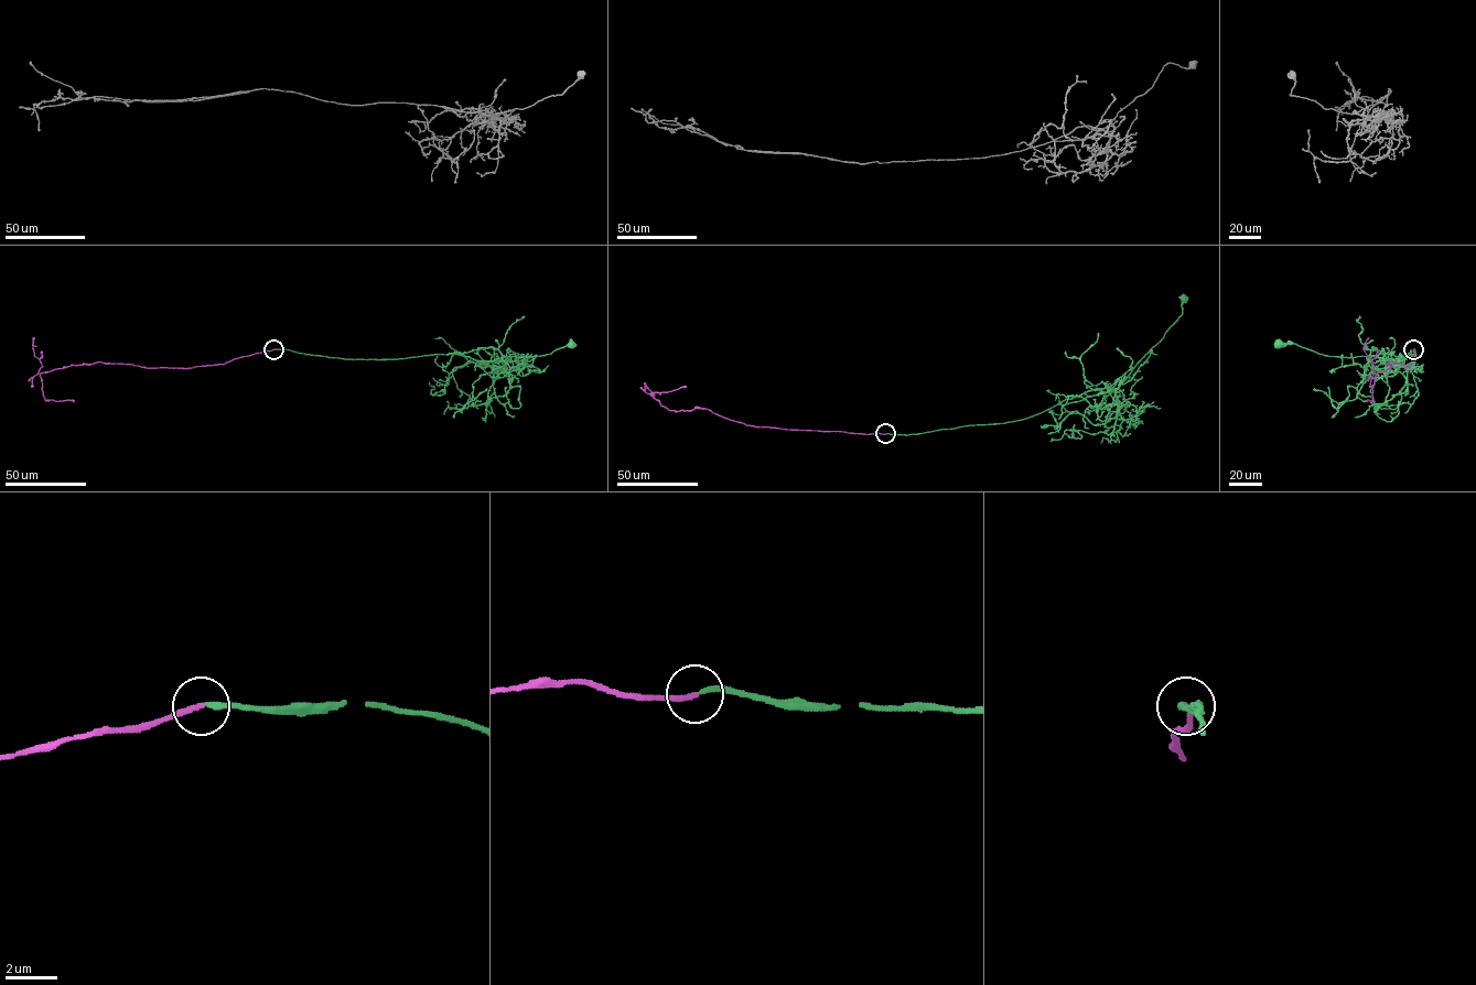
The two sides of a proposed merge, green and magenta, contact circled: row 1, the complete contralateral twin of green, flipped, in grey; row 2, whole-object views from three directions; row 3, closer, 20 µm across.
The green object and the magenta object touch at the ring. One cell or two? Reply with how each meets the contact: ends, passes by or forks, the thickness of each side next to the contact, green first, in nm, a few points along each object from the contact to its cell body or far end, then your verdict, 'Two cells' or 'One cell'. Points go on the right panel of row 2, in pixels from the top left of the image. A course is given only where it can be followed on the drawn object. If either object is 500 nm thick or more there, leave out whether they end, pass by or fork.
At the ring green ends. At the ring magenta ends. Thickness 240 nm (green) against 220 nm. Course of green: (1413, 349), (1407, 359), (1379, 354), (1369, 361), (1371, 356), (1328, 356), (1295, 344), (1279, 344). Course of magenta: (1413, 349), (1410, 368), (1390, 363), (1390, 368), (1376, 374), (1371, 401), (1366, 401). One cell

